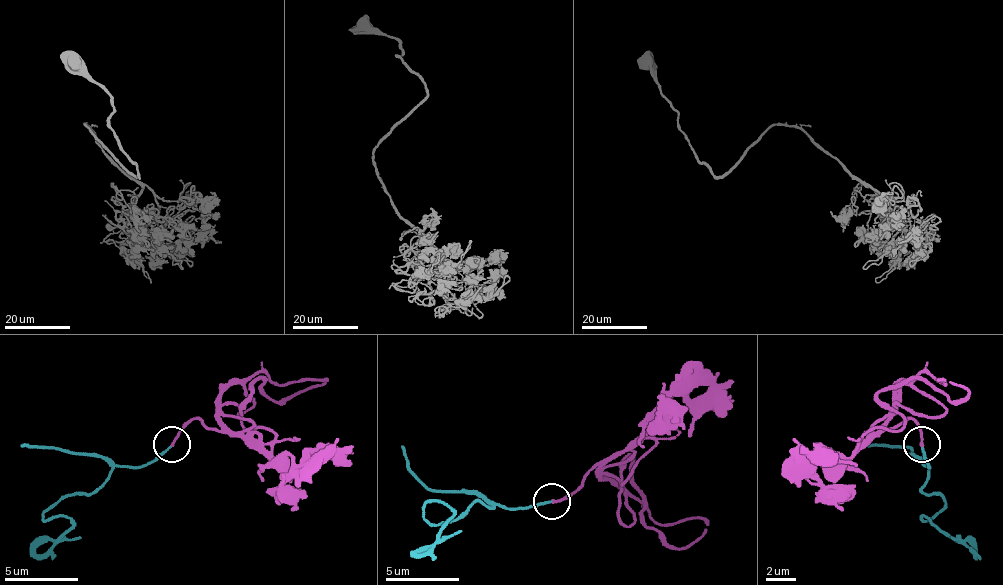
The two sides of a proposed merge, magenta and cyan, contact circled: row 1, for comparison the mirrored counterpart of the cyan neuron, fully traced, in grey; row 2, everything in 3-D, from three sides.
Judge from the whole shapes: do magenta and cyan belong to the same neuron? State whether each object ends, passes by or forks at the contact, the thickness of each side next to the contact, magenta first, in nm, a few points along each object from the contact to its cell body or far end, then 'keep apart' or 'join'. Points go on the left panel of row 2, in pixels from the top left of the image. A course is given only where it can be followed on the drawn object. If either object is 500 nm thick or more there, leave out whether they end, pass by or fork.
magenta ends | cyan ends | 170/140 nm | magenta via (172, 443), (198, 417), (209, 428), (246, 432), (272, 458), (286, 454), (294, 461), (334, 454), (352, 465) | cyan via (172, 447), (143, 465), (117, 465), (95, 491), (62, 498), (44, 520), (66, 517), (69, 528), (29, 557) | join

